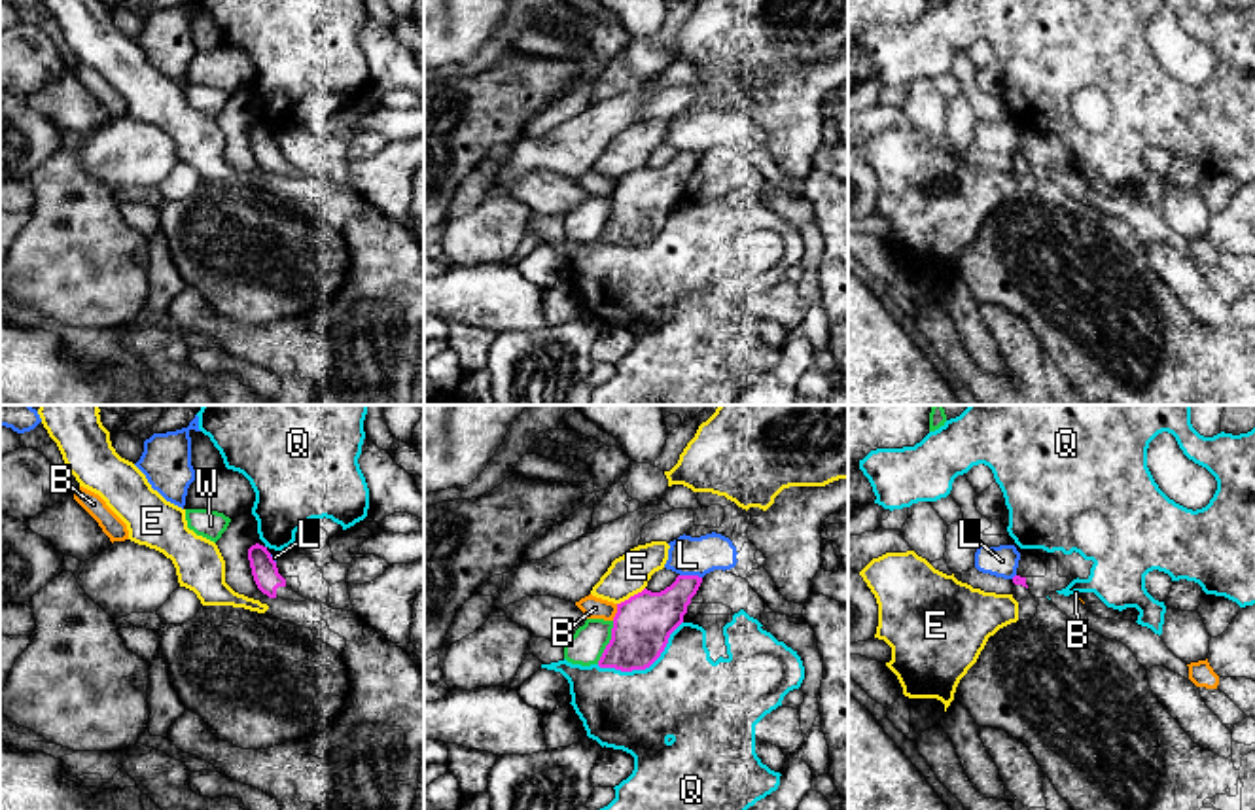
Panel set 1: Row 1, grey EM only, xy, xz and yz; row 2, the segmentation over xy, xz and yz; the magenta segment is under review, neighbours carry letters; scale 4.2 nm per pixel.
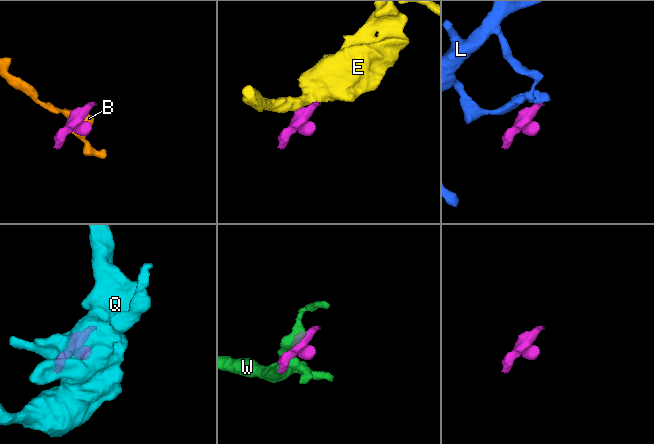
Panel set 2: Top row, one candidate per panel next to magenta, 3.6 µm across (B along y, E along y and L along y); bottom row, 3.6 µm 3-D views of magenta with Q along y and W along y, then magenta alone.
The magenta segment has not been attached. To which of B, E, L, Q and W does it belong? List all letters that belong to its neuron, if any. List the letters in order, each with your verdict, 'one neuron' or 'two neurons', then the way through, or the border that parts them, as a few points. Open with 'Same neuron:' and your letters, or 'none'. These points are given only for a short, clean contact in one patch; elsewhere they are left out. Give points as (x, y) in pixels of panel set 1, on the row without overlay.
Same neuron: none
B: two neurons; border xz (618, 180), (612, 195)
E: two neurons
L: two neurons; border xz (680, 150), (697, 150), (701, 154)
Q: two neurons
W: two neurons

